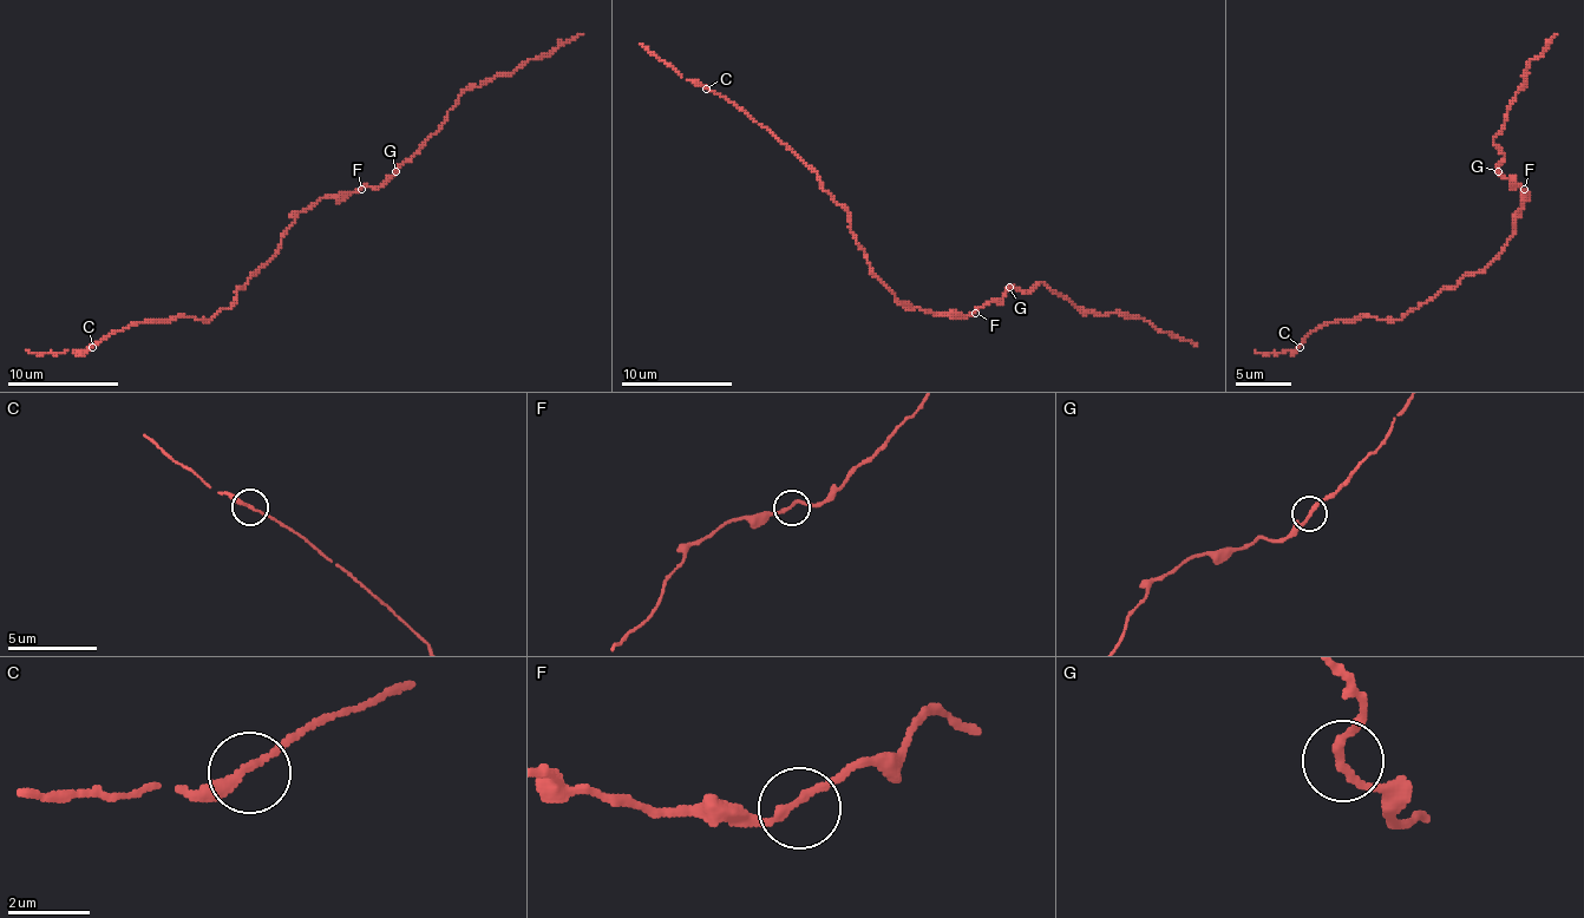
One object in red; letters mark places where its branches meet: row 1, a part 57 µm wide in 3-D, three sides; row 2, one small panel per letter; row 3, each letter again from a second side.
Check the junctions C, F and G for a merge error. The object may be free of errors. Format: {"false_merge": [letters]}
{"false_merge": []}

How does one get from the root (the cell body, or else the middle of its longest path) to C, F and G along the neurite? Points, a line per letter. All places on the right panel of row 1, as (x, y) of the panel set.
C: (1510, 236), (1483, 269), (1446, 287), (1399, 320), (1335, 320), (1313, 330), (1300, 347)
F: (1510, 236), (1512, 217), (1526, 197), (1524, 189)
G: (1510, 236), (1512, 217), (1522, 209), (1526, 192), (1522, 187), (1512, 187), (1499, 170)

